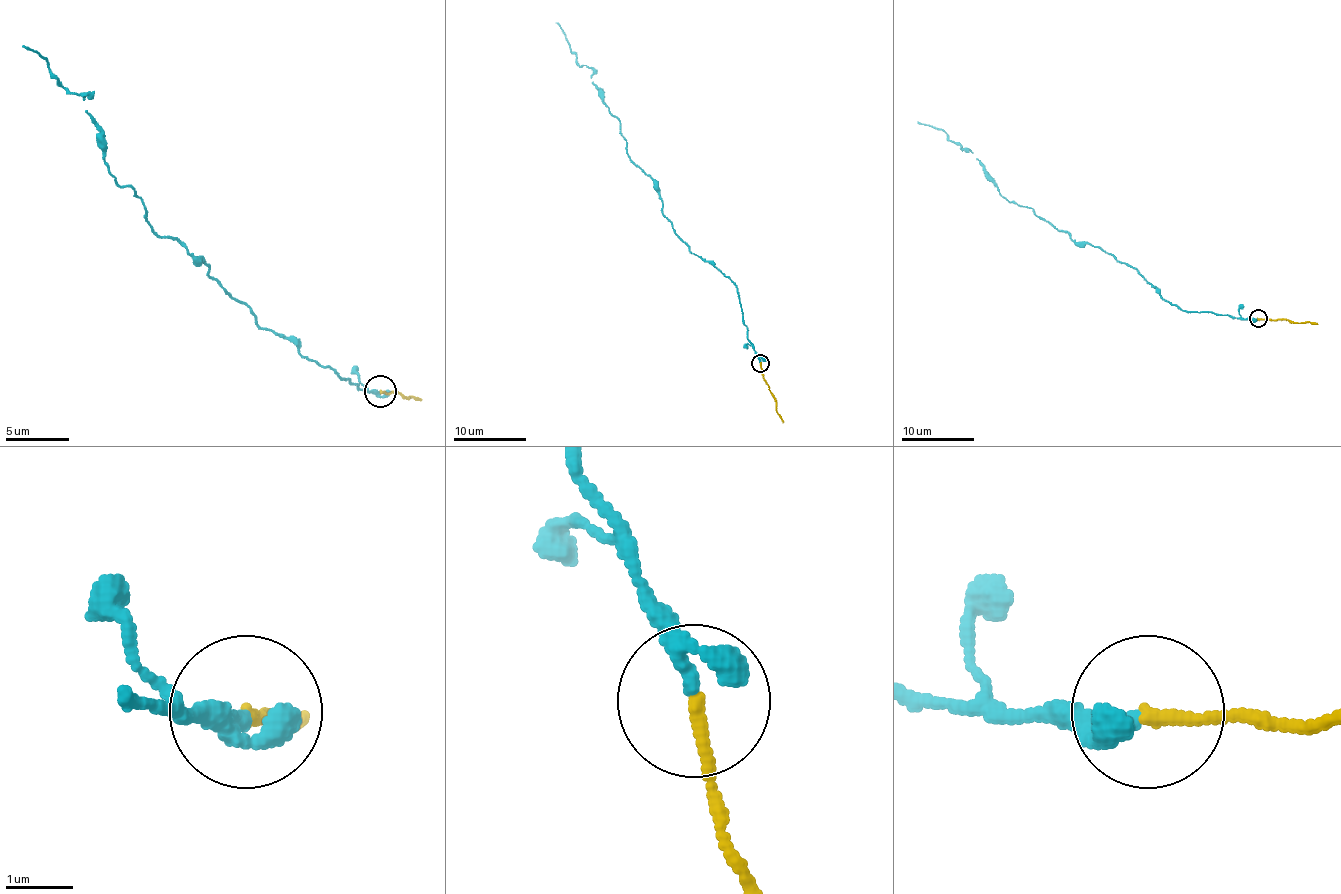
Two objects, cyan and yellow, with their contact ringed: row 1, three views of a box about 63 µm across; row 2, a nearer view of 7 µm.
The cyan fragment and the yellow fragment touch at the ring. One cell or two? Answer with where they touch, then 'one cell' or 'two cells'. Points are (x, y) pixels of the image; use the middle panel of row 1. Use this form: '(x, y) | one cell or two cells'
(760, 363) | one cell

